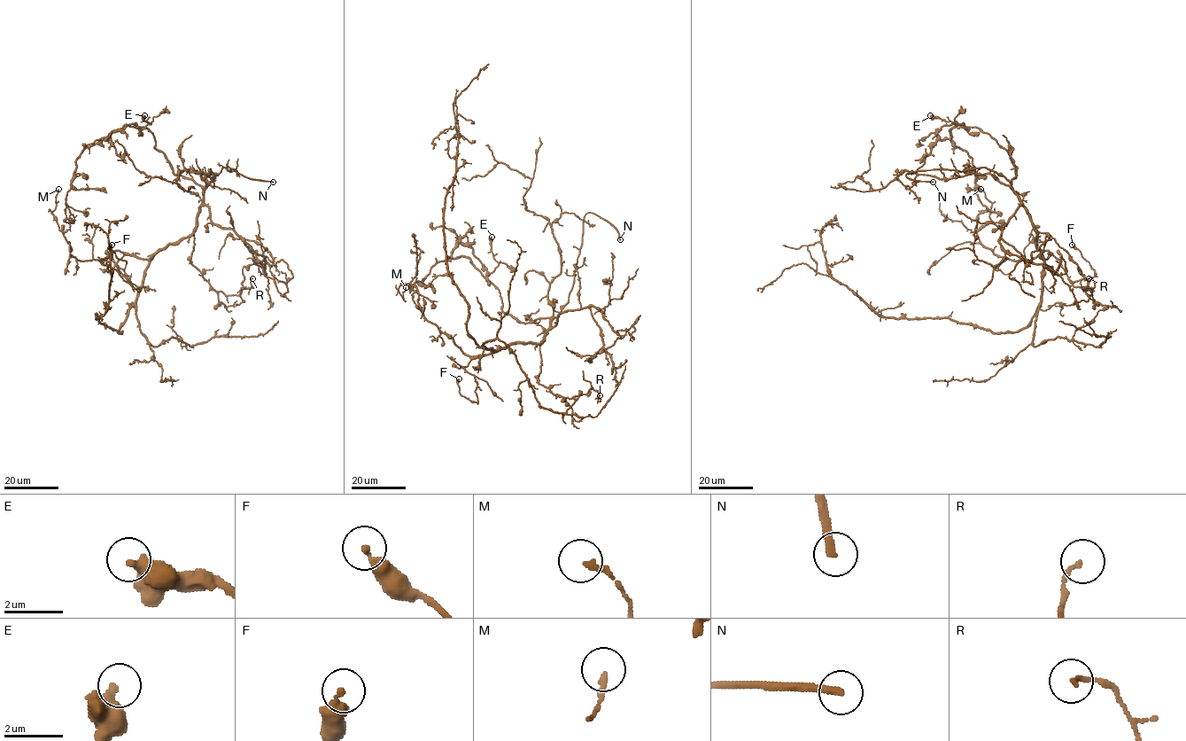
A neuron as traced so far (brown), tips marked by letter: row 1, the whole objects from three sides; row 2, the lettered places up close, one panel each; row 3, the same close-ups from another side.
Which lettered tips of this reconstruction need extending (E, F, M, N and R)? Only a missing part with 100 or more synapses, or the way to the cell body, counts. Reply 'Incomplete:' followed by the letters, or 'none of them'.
Incomplete: N

